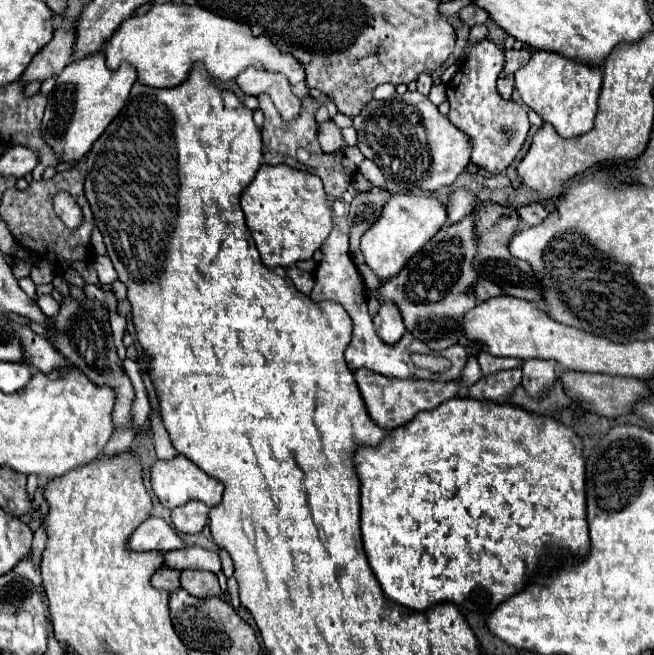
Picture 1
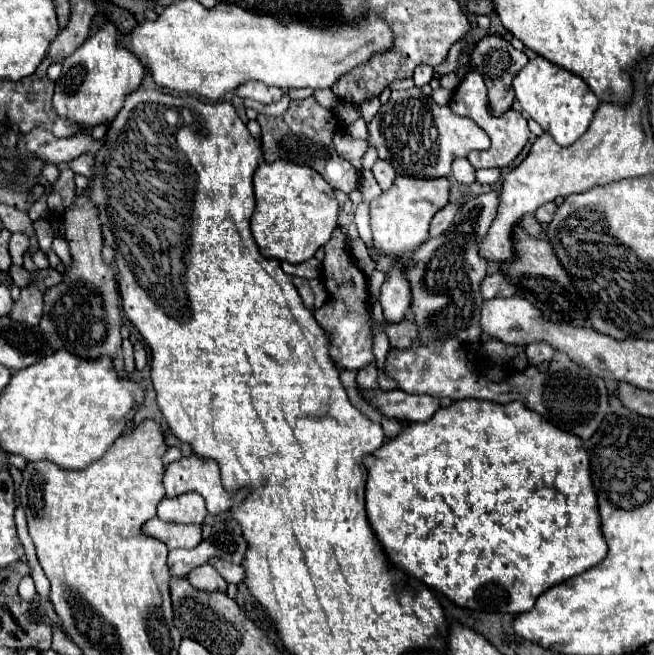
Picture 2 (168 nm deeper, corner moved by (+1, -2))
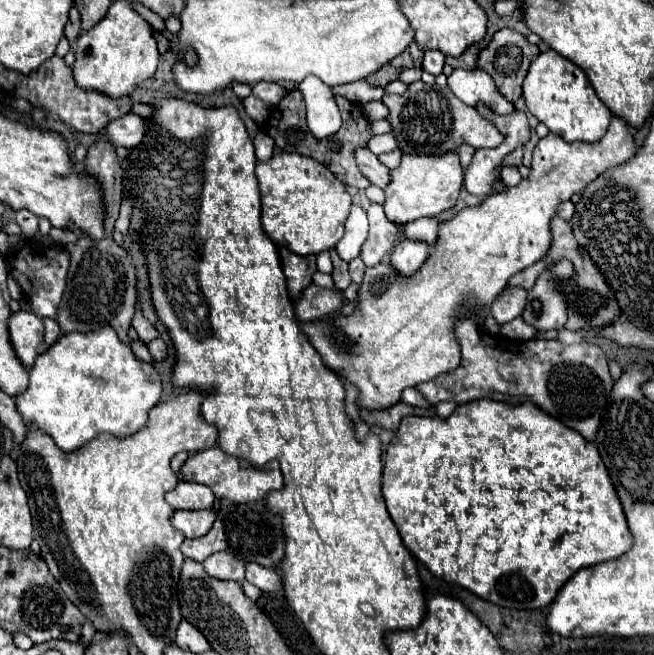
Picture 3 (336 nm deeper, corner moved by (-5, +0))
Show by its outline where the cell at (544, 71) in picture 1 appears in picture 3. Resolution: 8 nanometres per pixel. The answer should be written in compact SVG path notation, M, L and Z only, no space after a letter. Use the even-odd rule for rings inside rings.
M554 50L540 54L532 64L524 78L524 100L532 116L536 116L542 124L548 126L550 132L558 134L566 142L598 142L610 124L610 110L596 96L590 86L586 74L570 60L560 56Z

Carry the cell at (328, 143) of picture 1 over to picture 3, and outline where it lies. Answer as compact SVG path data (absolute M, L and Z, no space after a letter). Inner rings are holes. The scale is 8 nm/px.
M368 148L356 150L356 162L358 162L358 168L362 168L362 172L368 176L368 180L374 186L386 188L386 184L390 184L390 170Z

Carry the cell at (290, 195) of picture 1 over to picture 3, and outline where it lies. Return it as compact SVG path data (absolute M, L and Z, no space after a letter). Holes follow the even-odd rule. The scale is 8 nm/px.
M278 150L270 160L256 164L256 178L262 196L262 226L276 246L284 246L300 256L320 254L322 250L332 250L344 236L344 222L350 214L352 198L346 192L346 186L336 180L336 176L326 166L318 164L314 158Z

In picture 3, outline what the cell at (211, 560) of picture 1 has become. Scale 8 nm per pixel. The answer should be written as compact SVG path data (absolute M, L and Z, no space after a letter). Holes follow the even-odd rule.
M246 564L246 580L258 586L262 592L280 592L282 578L276 568L264 568L260 564Z

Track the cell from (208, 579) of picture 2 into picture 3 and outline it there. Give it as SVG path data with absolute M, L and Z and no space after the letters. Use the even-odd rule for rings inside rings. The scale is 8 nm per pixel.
M216 552L214 556L208 556L202 564L204 570L214 578L244 582L244 562L236 556L230 556L228 552Z

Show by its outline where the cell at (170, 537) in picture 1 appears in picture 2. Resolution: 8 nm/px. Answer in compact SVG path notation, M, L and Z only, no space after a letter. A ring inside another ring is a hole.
M158 518L148 520L142 526L142 534L156 538L160 542L164 542L168 546L168 550L176 550L176 548L186 548L192 550L202 542L202 528L200 526L180 526L180 524L170 524Z

